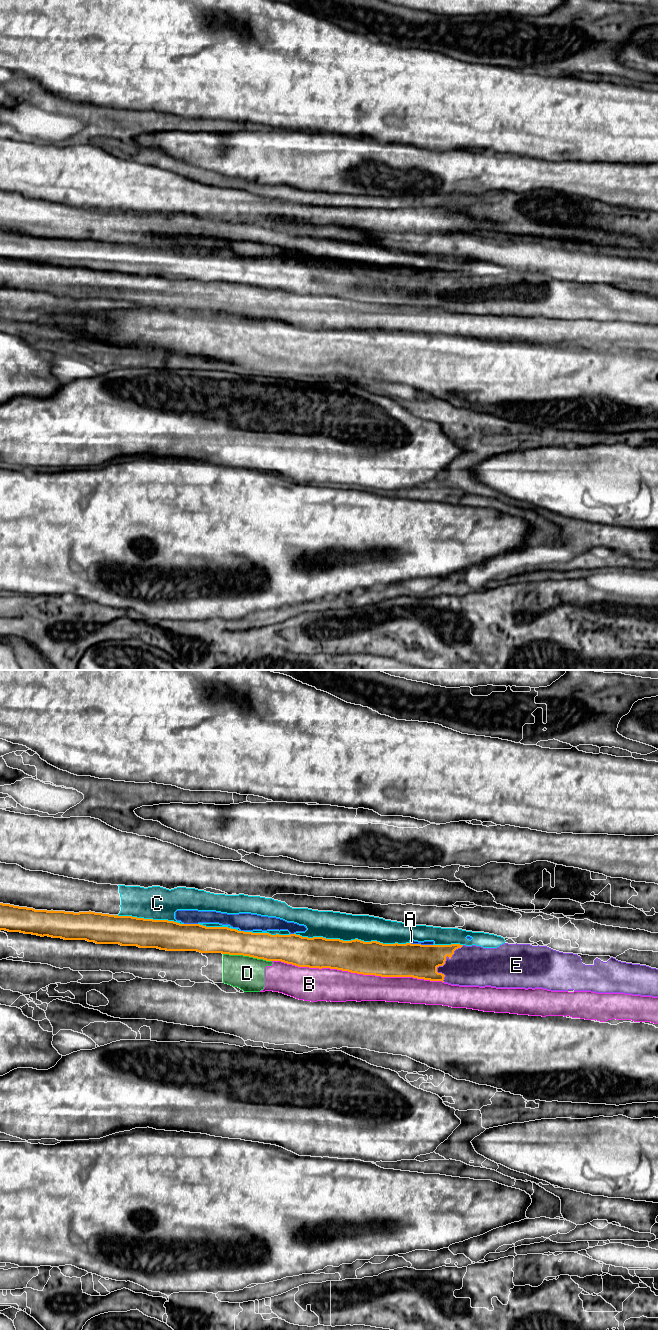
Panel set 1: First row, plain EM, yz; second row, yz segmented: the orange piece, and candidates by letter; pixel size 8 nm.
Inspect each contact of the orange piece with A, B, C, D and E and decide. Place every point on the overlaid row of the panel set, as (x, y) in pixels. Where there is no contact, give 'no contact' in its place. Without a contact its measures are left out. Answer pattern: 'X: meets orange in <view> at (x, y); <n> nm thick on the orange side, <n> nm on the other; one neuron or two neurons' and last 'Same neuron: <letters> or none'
A: meets orange in yz at (420, 944); 280 nm thick on the orange side, 30 nm on the other; two neurons
B: meets orange in yz at (358, 973); 280 nm thick on the orange side, 260 nm on the other; two neurons
C: meets orange in yz at (352, 940); 280 nm thick on the orange side, 220 nm on the other; two neurons
D: meets orange in yz at (247, 955); 220 nm thick on the orange side, 280 nm on the other; two neurons
E: meets orange in yz at (444, 962); 280 nm thick on the orange side, 320 nm on the other; one neuron
Same neuron: E

